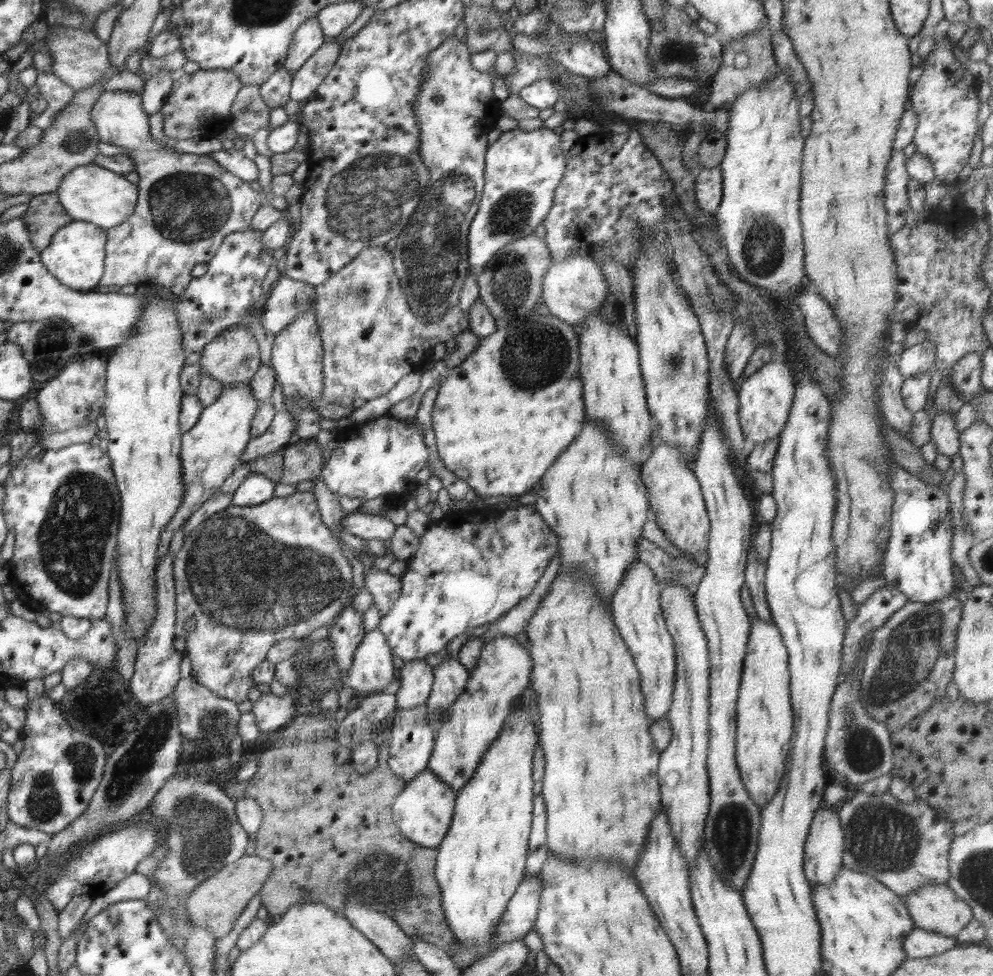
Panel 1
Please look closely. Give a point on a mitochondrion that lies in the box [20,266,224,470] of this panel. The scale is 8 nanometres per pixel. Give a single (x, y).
(53, 343)

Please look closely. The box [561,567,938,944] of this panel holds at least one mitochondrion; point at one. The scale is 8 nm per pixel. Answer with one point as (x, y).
(886, 838)

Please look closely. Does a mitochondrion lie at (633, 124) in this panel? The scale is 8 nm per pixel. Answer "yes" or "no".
no

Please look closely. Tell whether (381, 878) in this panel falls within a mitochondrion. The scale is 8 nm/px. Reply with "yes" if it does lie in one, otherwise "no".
yes

